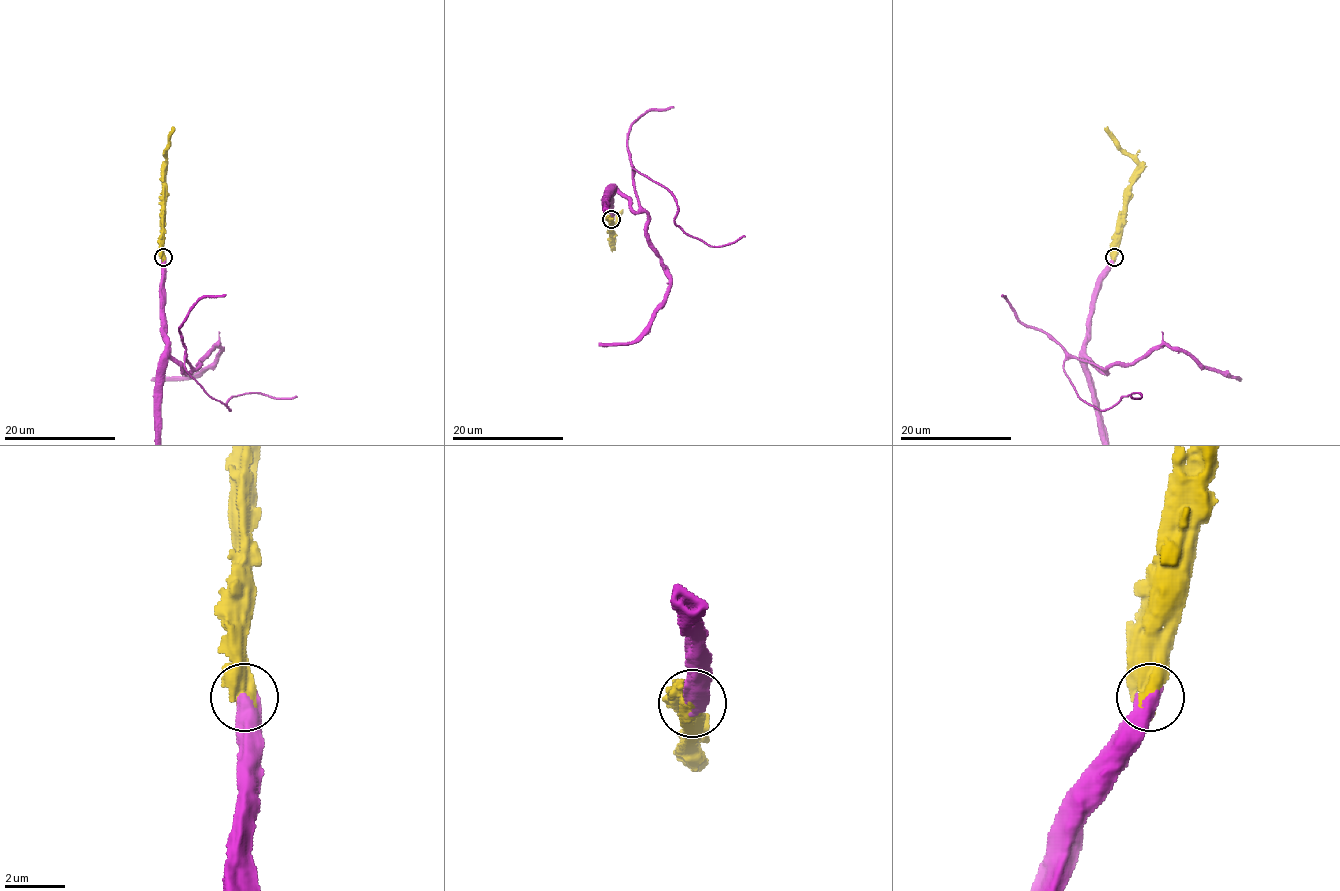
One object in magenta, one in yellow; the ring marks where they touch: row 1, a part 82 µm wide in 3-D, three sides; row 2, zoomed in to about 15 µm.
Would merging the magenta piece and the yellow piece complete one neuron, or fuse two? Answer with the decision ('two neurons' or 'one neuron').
one neuron

